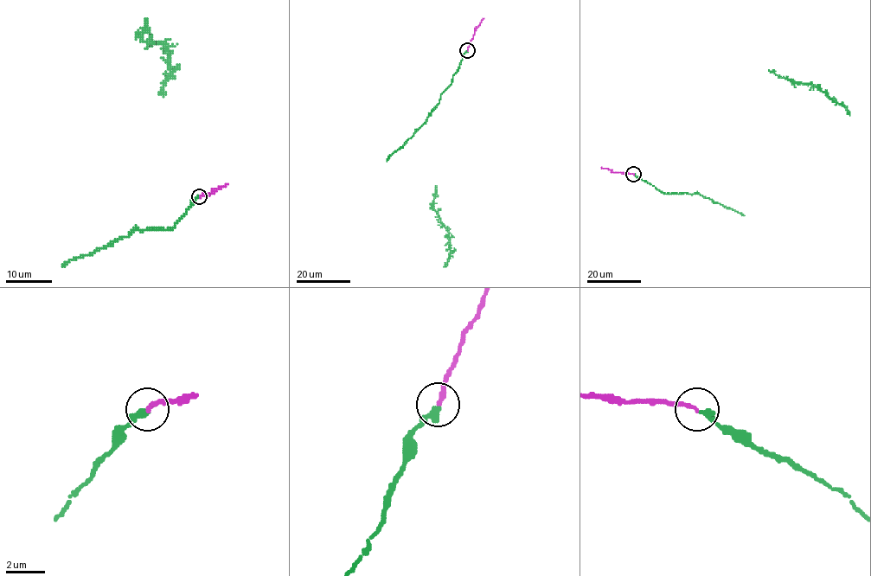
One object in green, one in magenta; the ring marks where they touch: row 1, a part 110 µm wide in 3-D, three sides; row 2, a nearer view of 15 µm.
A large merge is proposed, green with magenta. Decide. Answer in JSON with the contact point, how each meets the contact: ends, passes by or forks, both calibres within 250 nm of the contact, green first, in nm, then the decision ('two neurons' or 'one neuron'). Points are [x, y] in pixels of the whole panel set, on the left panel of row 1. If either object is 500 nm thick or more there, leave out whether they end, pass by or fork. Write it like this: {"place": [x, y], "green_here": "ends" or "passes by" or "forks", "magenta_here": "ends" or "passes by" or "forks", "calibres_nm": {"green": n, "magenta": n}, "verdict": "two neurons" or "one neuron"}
{"place": [199, 196], "green_here": "ends", "magenta_here": "ends", "calibres_nm": {"green": 360, "magenta": 240}, "verdict": "one neuron"}

